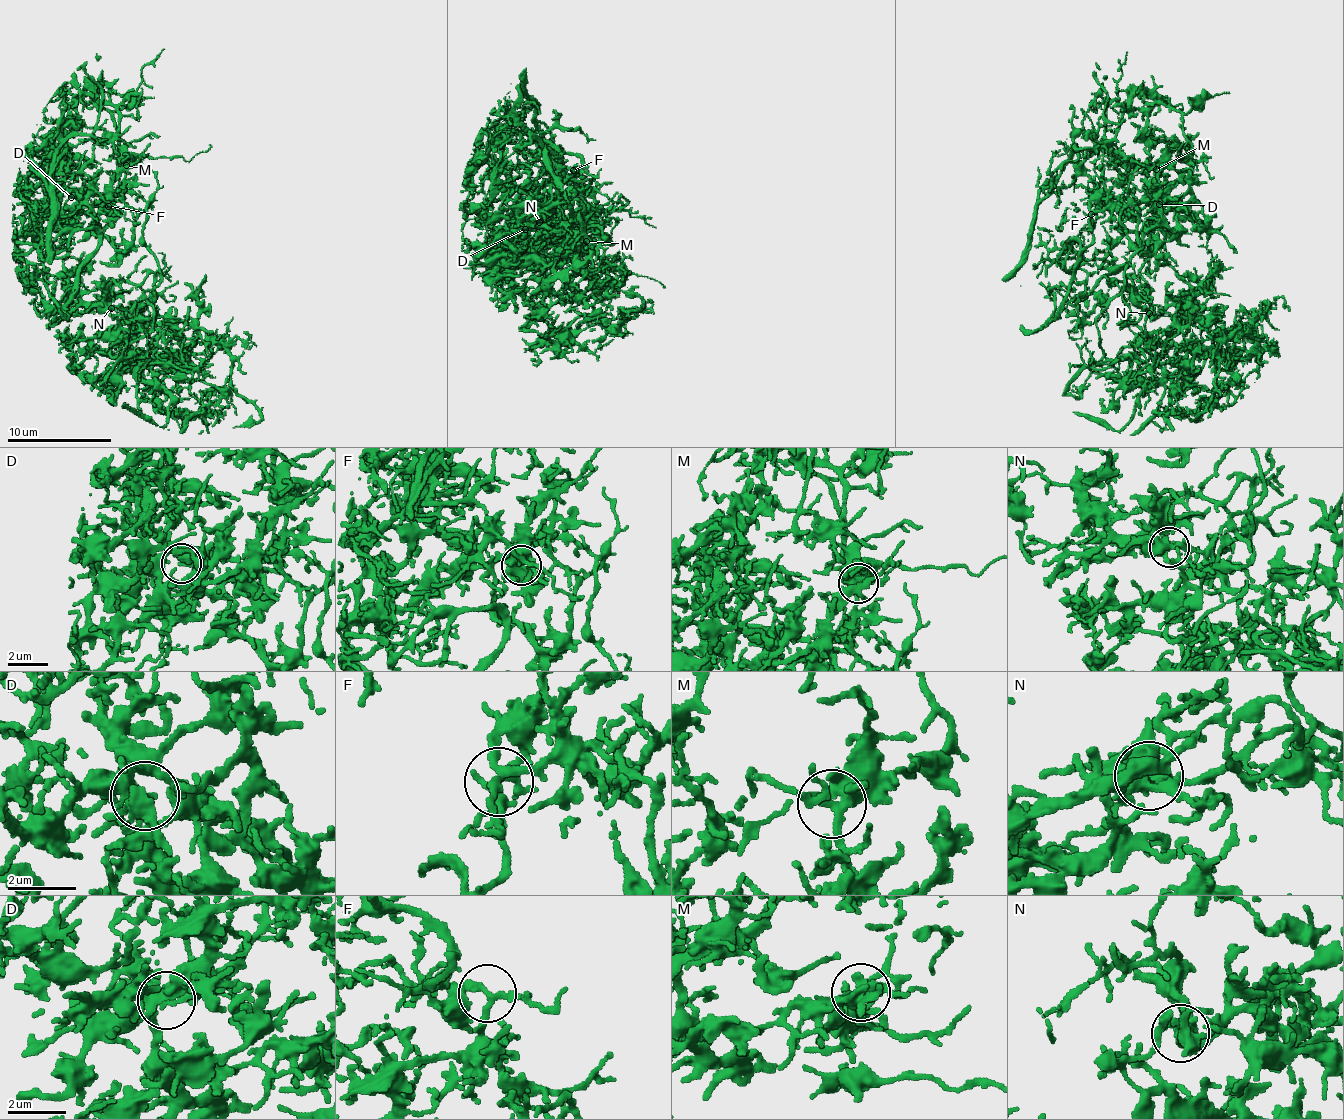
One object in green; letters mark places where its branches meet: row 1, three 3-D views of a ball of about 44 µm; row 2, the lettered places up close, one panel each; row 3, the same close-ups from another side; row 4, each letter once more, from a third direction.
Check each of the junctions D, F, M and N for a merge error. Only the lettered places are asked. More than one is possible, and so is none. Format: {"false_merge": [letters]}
{"false_merge": []}

